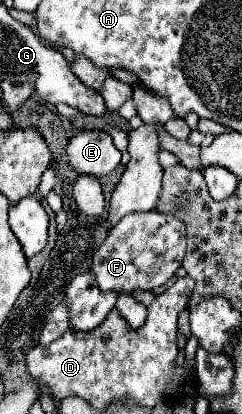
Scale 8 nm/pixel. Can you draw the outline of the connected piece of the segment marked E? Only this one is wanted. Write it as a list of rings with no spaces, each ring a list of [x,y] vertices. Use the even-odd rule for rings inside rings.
[[[78,131],[68,143],[70,165],[78,173],[108,175],[120,163],[120,151],[106,131]]]

